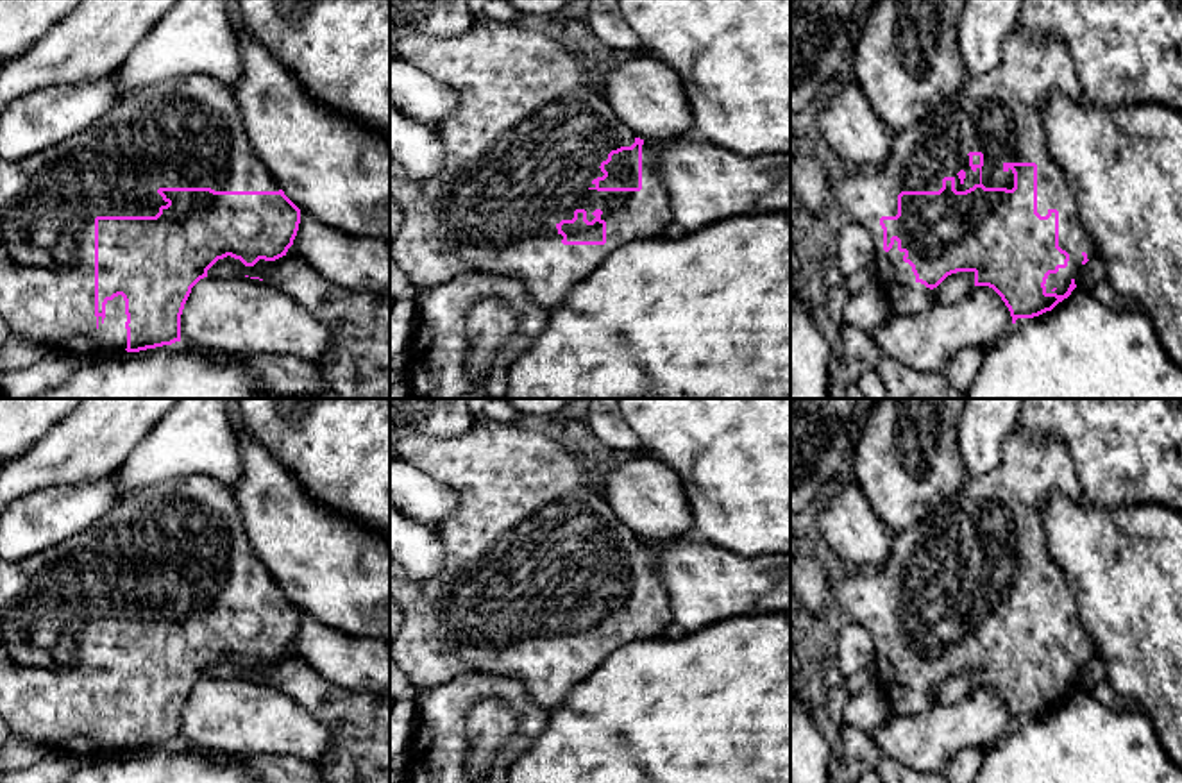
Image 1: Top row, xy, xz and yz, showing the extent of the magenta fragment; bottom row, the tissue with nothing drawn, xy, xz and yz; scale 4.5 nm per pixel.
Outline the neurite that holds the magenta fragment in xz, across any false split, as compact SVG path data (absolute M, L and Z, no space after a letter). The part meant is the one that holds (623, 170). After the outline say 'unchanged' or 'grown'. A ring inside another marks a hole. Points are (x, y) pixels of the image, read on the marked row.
M469 0L474 23L461 36L431 38L418 34L397 39L390 45L395 55L447 84L458 95L454 111L433 127L443 145L443 163L433 177L413 182L408 179L404 166L390 157L390 197L402 211L402 225L390 243L390 257L408 275L409 282L417 290L440 286L456 275L476 270L520 281L533 302L553 311L561 304L570 288L597 268L599 263L604 261L615 248L629 241L663 236L663 229L674 222L674 216L667 189L654 166L654 152L644 139L631 132L601 93L595 57L554 41L542 32L526 30L513 23L486 18L483 13L486 2L488 0Z | grown

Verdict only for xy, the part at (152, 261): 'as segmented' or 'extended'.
extended

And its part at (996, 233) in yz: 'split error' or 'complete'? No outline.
split error

